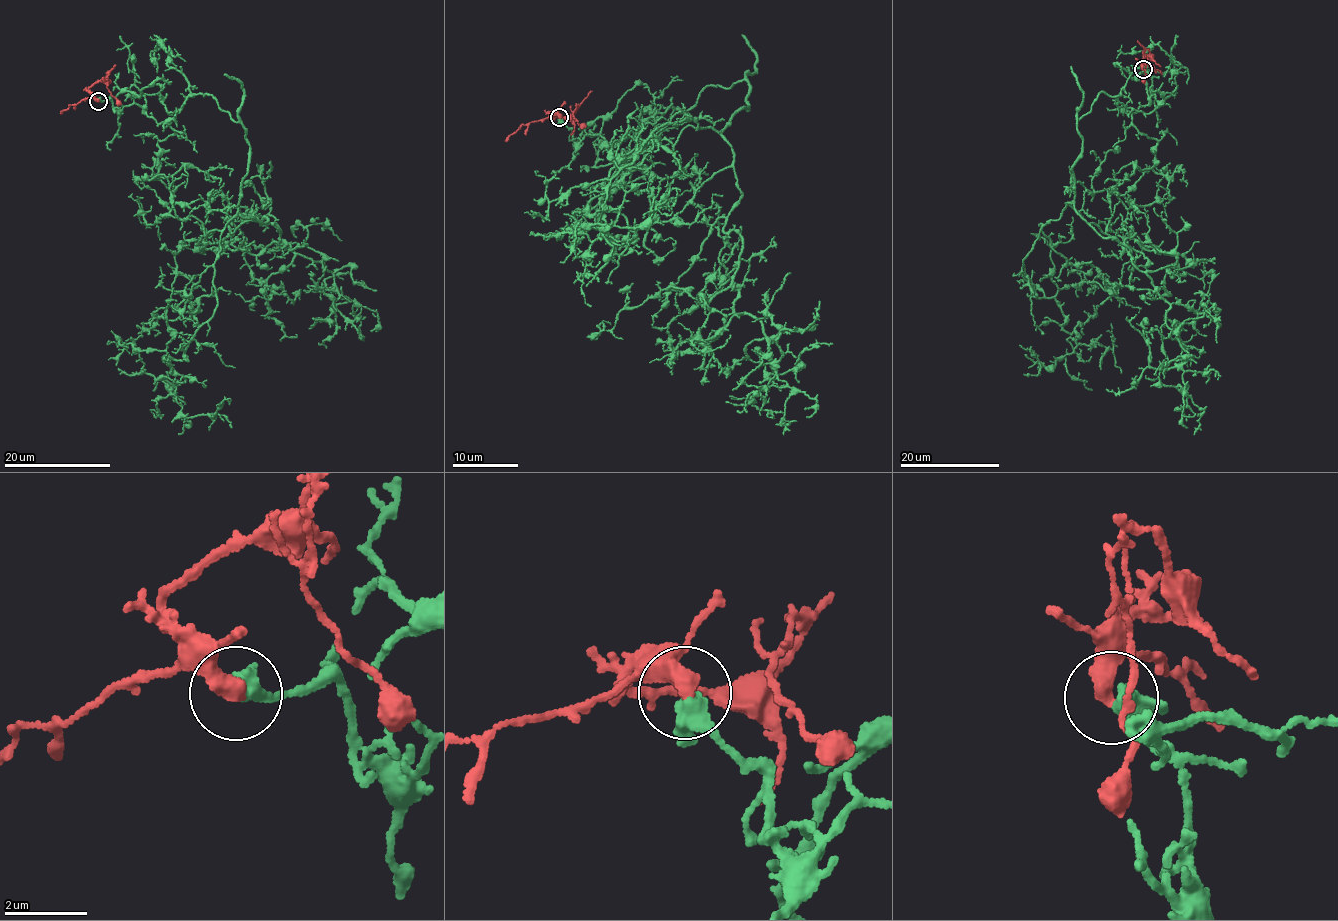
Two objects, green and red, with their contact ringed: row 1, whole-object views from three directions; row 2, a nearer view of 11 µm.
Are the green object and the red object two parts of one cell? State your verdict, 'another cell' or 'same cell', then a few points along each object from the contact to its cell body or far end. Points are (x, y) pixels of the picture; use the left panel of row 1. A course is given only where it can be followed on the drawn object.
same cell | green via (97, 100), (159, 123), (207, 93), (243, 125), (216, 308), (170, 359), (181, 412), (216, 405) | red via (97, 101), (89, 88), (108, 72), (107, 89), (119, 105)

